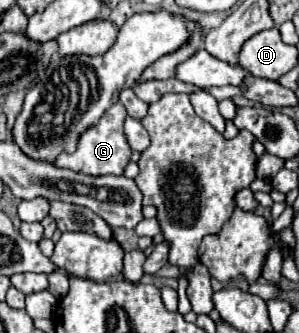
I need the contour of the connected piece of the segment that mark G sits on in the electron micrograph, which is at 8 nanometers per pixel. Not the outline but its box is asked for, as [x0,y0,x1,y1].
[54,103,132,177]

